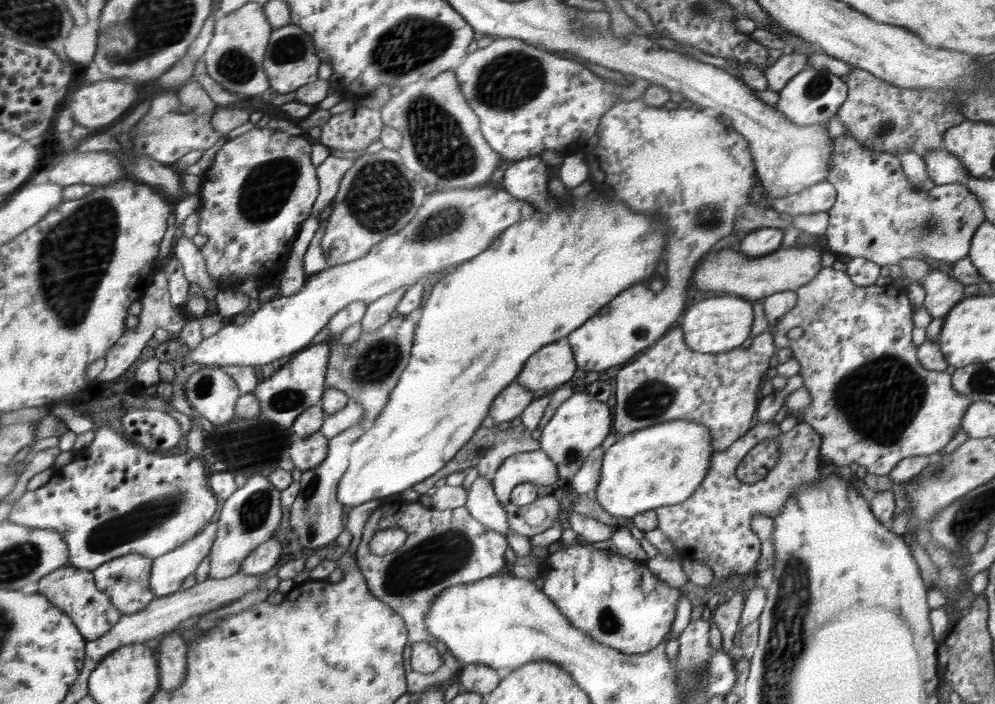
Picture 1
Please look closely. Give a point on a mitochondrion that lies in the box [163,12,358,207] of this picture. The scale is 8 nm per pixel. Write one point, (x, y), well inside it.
(235, 66)

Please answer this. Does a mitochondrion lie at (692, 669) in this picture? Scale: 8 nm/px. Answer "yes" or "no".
yes

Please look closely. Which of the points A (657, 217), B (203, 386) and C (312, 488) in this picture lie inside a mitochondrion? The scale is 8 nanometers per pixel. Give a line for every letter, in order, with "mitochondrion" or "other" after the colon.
A: other
B: mitochondrion
C: mitochondrion

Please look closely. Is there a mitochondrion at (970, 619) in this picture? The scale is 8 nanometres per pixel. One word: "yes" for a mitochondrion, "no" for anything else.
no

